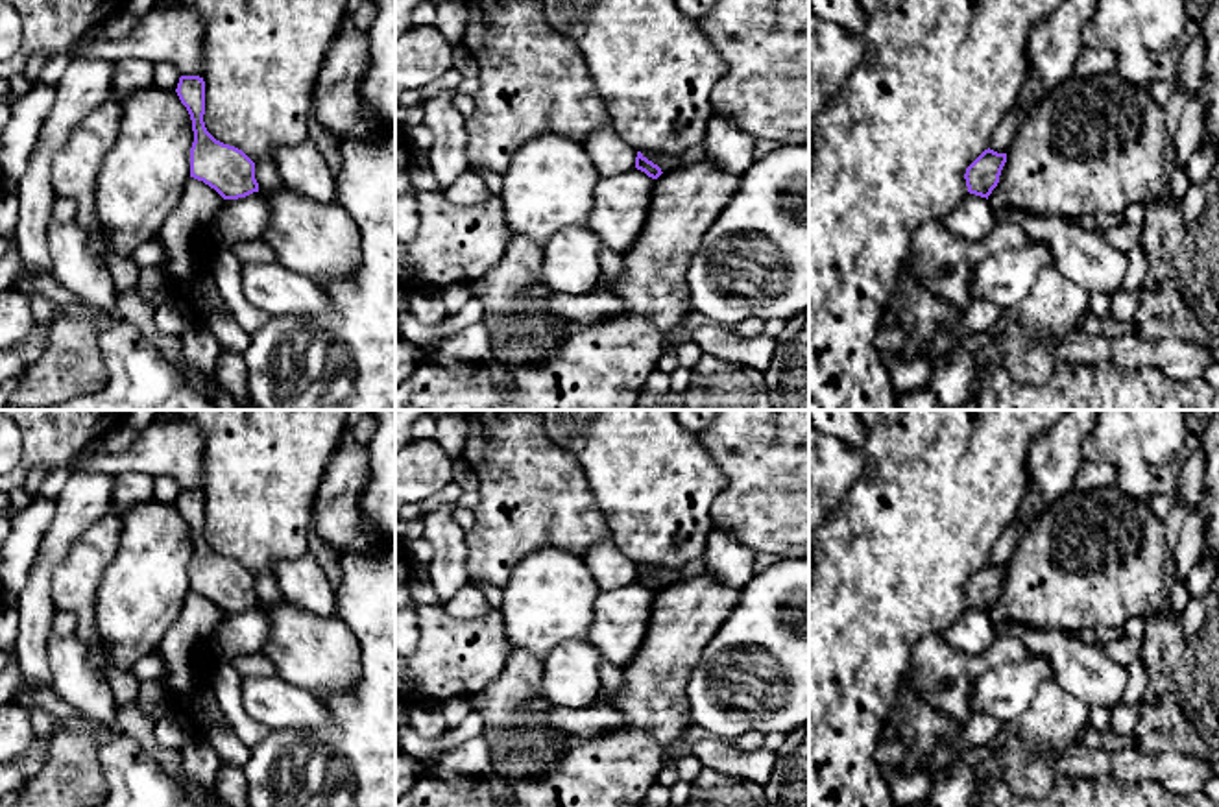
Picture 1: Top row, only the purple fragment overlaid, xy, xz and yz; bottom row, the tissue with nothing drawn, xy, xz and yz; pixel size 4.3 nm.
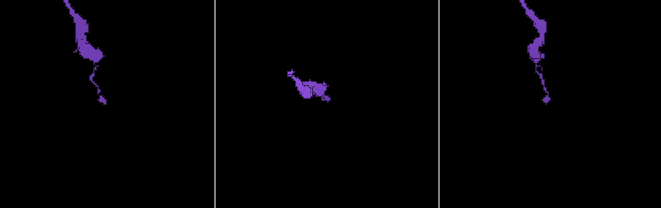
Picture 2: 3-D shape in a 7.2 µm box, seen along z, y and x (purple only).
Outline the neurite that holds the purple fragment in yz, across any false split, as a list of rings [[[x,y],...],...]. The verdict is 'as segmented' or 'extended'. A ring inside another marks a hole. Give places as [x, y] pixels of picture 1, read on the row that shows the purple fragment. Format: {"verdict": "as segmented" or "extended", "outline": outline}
{"verdict": "as segmented", "outline": [[[984,150],[964,174],[966,187],[970,194],[986,198],[999,183],[1001,170],[1007,163],[1007,153],[997,153],[994,150]]]}

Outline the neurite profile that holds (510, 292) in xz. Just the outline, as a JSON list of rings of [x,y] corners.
[[[512,235],[501,262],[469,283],[471,295],[484,305],[482,321],[513,329],[539,319],[539,301],[552,294],[541,279],[541,268],[541,247],[528,236]]]

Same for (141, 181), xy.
[[[157,85],[137,89],[122,102],[120,133],[103,157],[94,187],[96,231],[113,251],[131,259],[133,249],[155,240],[179,205],[190,177],[192,120],[175,90]]]

